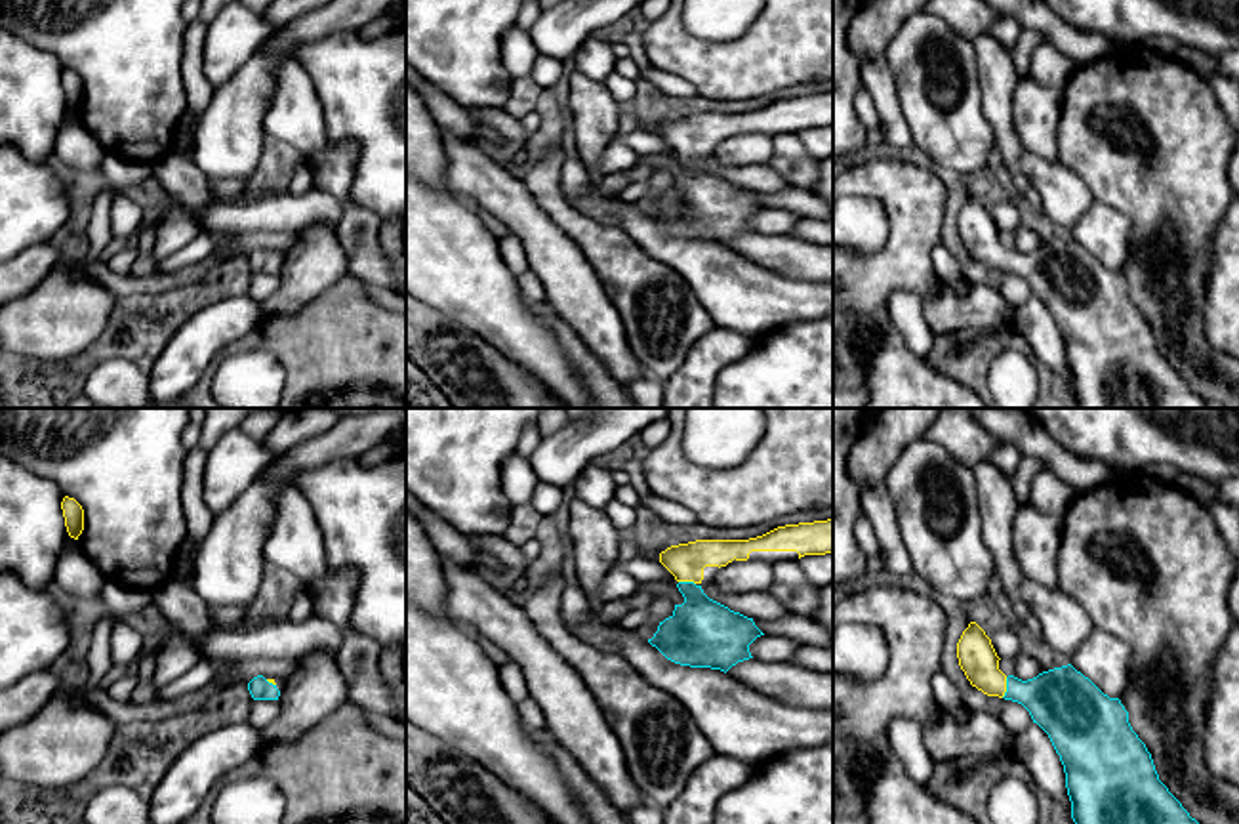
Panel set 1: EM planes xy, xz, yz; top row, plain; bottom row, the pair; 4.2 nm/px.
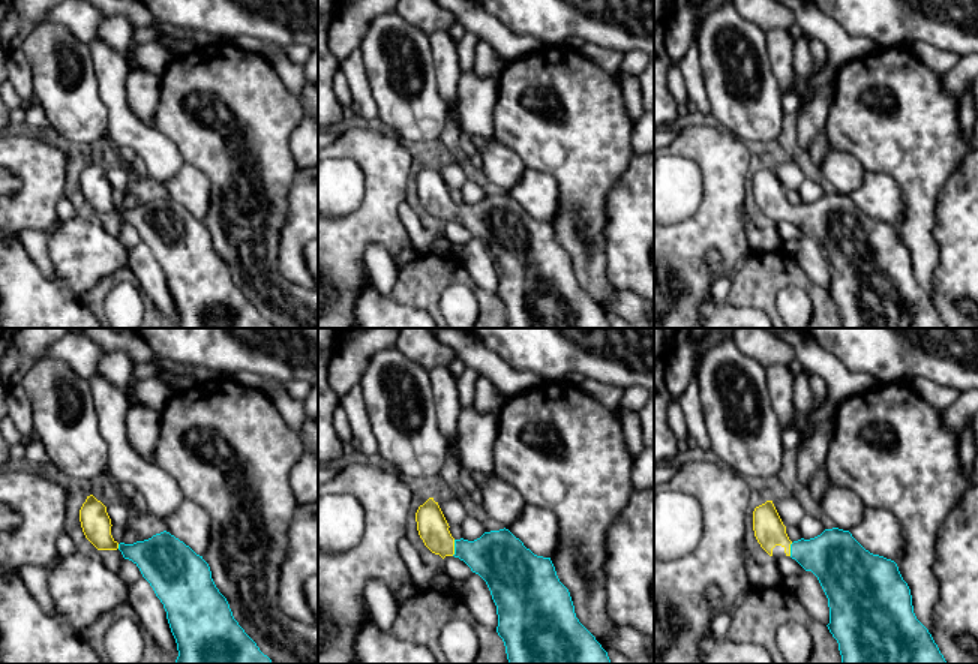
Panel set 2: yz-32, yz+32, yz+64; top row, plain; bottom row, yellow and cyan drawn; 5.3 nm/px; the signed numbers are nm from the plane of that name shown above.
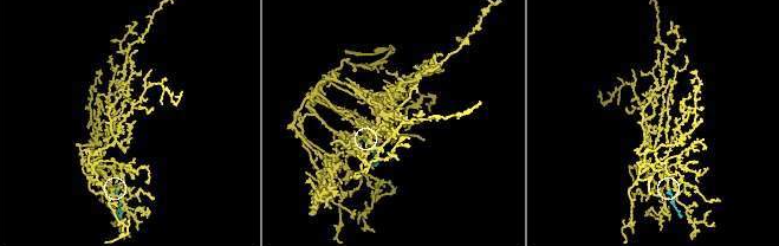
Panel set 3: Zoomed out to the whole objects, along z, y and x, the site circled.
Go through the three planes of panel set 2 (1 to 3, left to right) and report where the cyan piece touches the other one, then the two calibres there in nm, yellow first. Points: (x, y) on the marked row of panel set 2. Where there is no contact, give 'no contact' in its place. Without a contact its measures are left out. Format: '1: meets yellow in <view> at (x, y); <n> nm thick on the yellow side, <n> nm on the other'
1: meets yellow in yz-32 at (117, 546); 160 nm thick on the yellow side, 260 nm on the other
2: meets yellow in yz+32 at (453, 547); 160 nm thick on the yellow side, 280 nm on the other
3: meets yellow in yz+64 at (789, 549); 160 nm thick on the yellow side, 280 nm on the other

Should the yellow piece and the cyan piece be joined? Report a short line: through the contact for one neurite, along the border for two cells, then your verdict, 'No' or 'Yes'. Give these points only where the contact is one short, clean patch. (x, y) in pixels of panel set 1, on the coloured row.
Yes

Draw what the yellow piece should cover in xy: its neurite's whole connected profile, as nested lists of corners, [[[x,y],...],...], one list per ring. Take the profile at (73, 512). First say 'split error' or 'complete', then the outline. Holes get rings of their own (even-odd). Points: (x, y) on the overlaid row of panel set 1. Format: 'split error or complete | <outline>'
complete | [[[65,496],[61,502],[63,517],[65,517],[65,526],[71,538],[78,540],[78,536],[84,530],[84,509],[82,505],[74,500]]]

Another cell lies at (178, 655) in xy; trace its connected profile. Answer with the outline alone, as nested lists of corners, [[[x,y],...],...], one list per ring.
[[[173,633],[156,652],[152,683],[156,689],[185,675],[200,660],[200,650],[185,633]]]

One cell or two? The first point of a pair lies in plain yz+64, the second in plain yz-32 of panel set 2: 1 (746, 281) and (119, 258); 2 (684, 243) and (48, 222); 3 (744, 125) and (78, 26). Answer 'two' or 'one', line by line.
1: two
2: one
3: two

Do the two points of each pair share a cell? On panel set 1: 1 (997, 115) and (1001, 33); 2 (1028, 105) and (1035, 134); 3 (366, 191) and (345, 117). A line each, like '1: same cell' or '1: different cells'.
1: different cells
2: same cell
3: same cell

